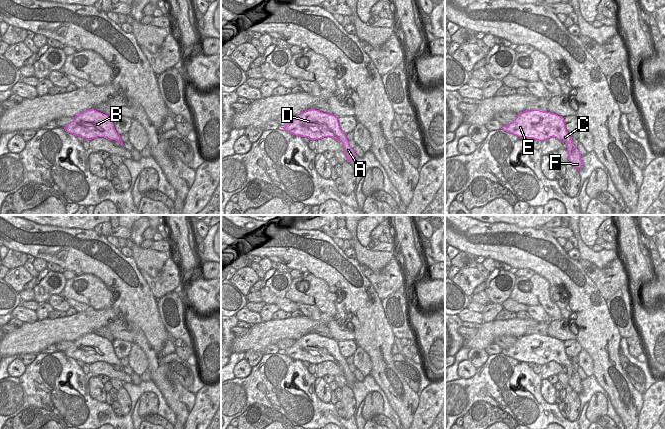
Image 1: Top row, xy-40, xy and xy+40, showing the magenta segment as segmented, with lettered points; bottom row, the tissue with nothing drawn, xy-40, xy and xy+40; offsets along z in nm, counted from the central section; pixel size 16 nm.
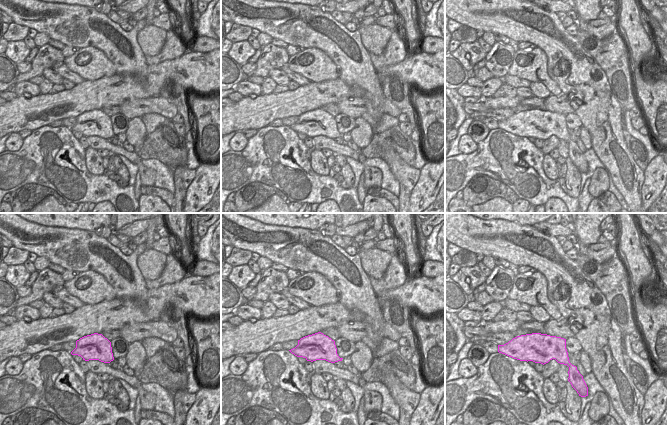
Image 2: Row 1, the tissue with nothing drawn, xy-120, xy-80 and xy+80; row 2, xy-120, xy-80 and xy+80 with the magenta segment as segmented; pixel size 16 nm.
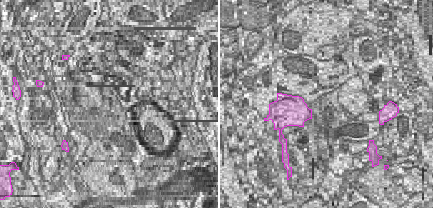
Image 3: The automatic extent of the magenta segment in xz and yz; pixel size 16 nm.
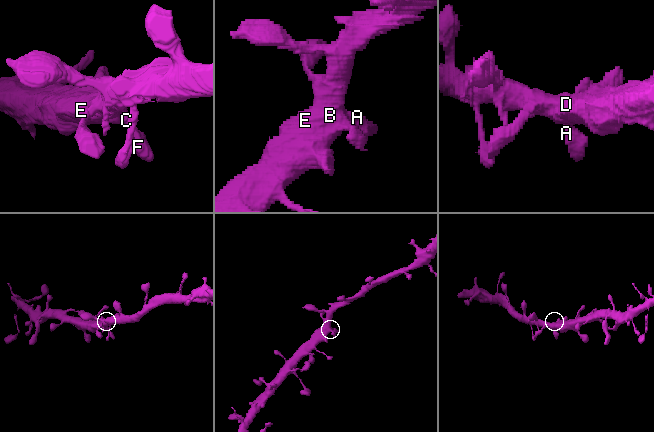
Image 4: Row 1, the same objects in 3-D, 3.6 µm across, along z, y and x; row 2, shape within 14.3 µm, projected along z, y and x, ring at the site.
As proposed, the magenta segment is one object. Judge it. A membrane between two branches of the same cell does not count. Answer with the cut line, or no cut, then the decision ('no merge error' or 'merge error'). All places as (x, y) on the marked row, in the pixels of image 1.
no cut | no merge error

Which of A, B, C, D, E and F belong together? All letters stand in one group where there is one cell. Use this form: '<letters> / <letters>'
A B C D E F

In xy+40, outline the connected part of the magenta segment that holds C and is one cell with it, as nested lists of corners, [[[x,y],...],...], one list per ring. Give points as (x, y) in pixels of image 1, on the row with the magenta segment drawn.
[[[539,110],[523,111],[512,123],[502,126],[501,129],[520,138],[539,141],[555,137],[567,144],[568,160],[572,165],[577,170],[583,167],[582,156],[573,144],[571,135],[565,128],[564,118],[561,116]]]

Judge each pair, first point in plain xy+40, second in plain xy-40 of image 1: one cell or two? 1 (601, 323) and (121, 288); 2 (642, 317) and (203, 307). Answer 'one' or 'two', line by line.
1: one
2: two

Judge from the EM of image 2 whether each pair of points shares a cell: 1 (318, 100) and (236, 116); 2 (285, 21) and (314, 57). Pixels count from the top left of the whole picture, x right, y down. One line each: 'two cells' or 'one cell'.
1: one cell
2: two cells

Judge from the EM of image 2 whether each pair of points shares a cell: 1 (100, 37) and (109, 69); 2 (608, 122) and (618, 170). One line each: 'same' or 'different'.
1: different
2: same

